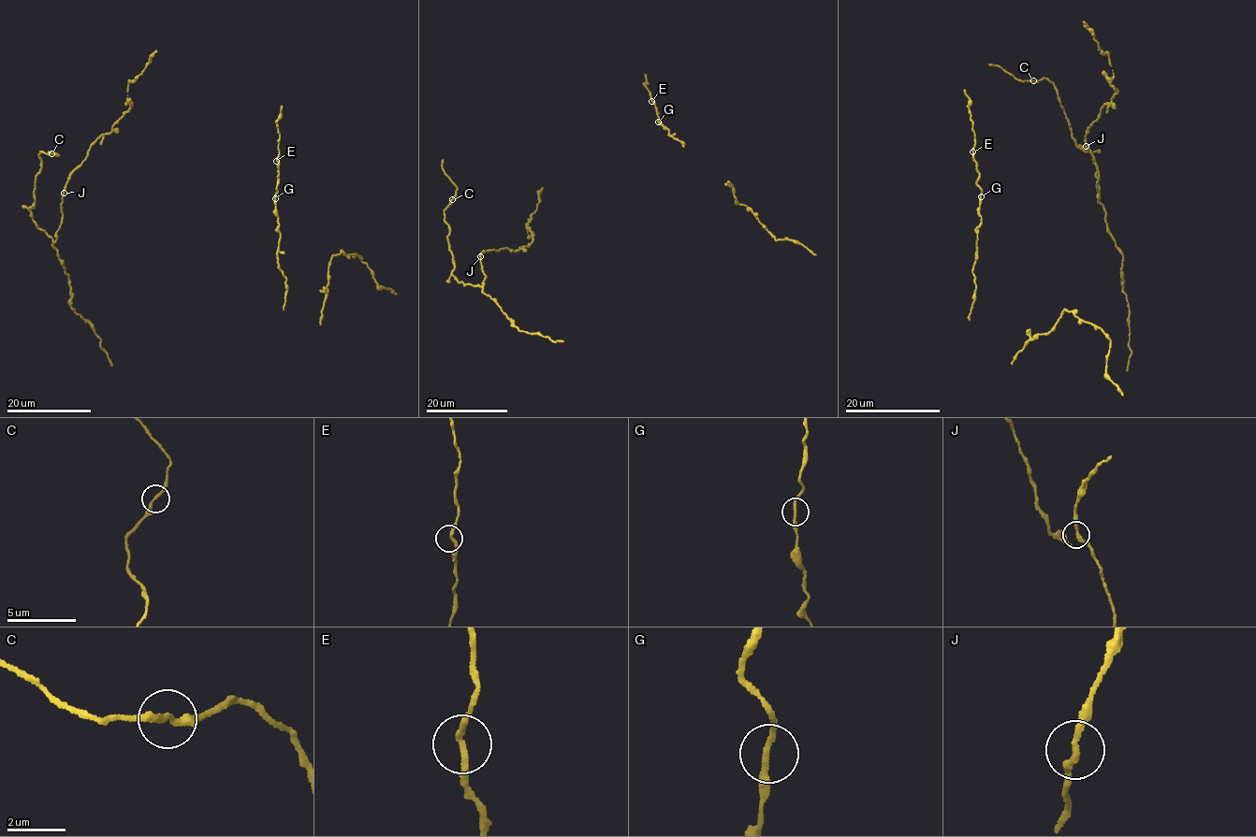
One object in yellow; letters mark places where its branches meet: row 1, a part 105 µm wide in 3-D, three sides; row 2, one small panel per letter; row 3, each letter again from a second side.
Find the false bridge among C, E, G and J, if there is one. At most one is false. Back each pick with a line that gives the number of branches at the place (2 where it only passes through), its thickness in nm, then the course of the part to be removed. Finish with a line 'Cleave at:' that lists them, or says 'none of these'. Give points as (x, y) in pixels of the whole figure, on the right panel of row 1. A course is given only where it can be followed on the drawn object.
Cleave at: none of these

